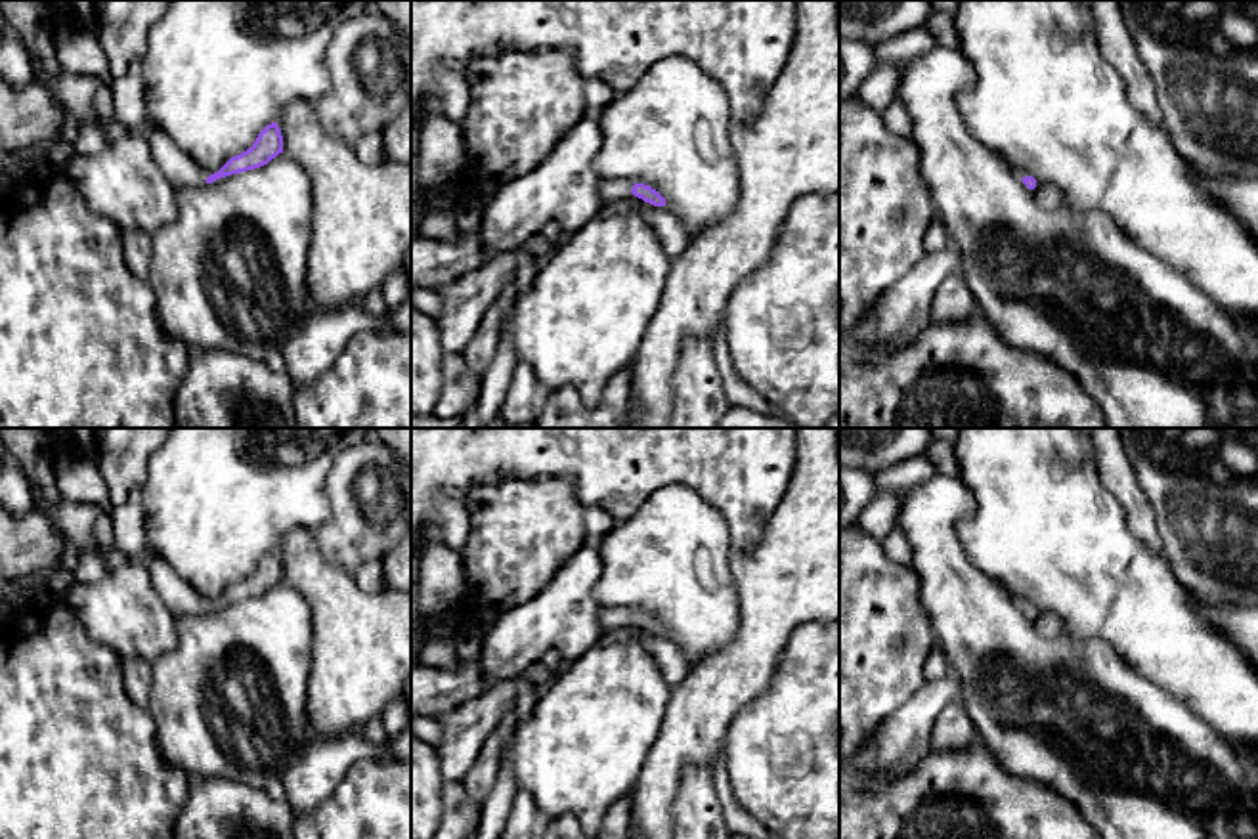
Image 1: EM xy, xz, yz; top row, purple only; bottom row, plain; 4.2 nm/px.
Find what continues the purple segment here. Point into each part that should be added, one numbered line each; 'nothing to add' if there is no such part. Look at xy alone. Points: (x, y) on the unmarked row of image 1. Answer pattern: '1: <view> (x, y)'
1: xy (169, 585)

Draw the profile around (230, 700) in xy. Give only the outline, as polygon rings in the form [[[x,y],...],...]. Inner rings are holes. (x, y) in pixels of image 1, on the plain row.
[[[279,581],[260,596],[212,612],[176,613],[176,631],[178,646],[151,663],[147,711],[157,726],[161,755],[189,776],[228,778],[262,789],[271,776],[283,776],[314,738],[306,711],[314,615],[306,598]]]

